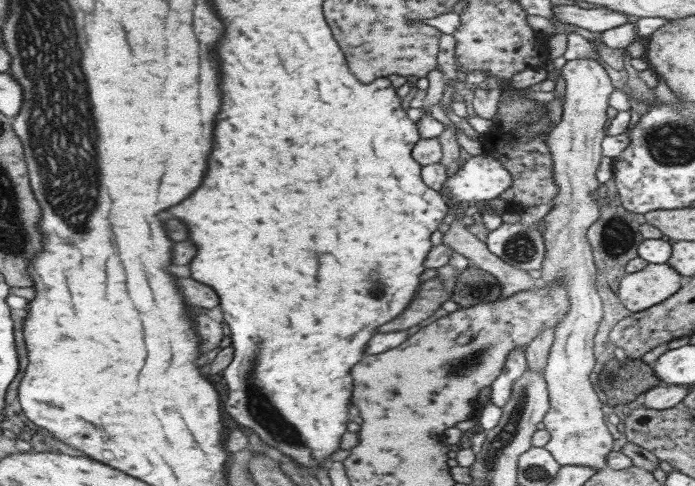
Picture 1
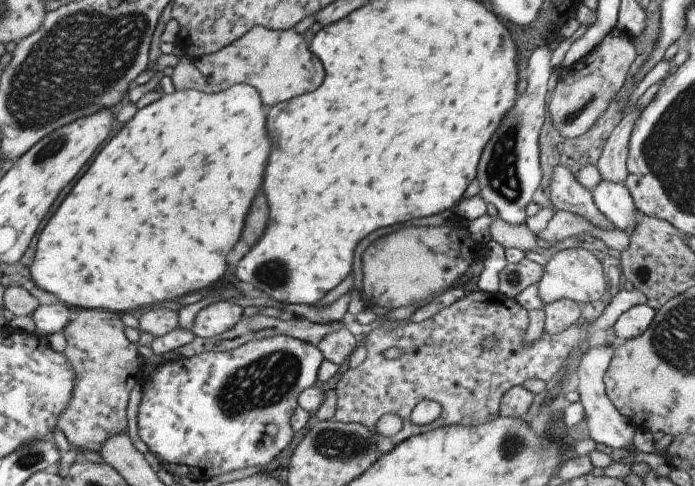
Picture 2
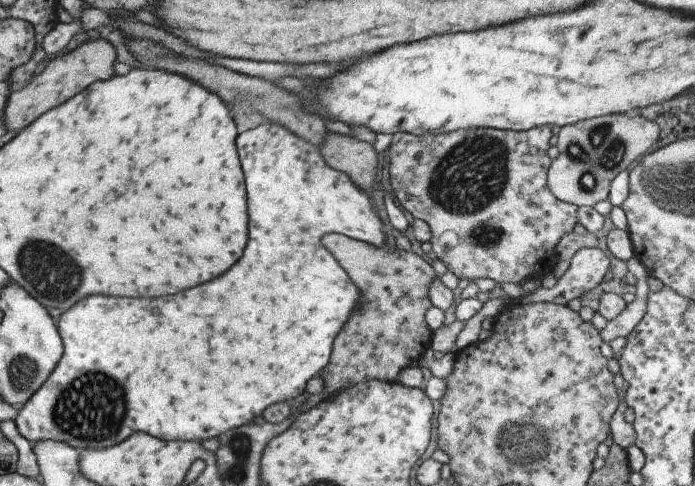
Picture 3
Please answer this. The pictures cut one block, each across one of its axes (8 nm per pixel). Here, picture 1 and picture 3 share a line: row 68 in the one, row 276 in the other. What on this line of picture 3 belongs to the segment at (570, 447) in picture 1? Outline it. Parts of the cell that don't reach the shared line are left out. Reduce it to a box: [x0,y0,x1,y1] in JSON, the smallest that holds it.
[533,248,610,306]

